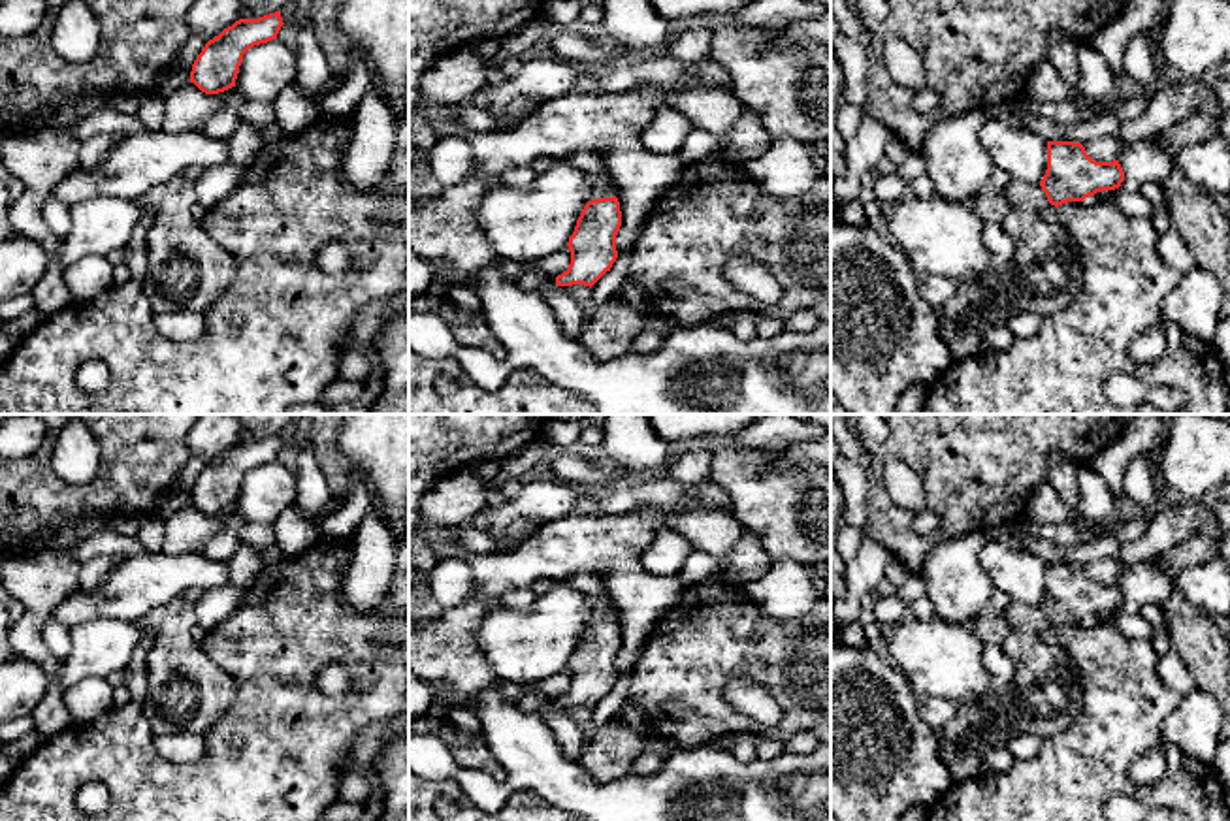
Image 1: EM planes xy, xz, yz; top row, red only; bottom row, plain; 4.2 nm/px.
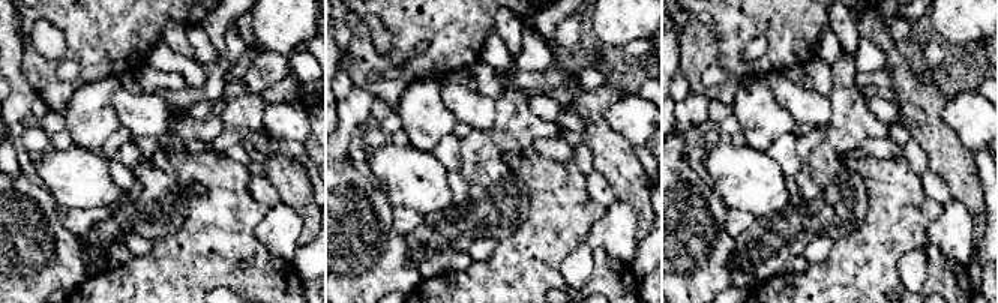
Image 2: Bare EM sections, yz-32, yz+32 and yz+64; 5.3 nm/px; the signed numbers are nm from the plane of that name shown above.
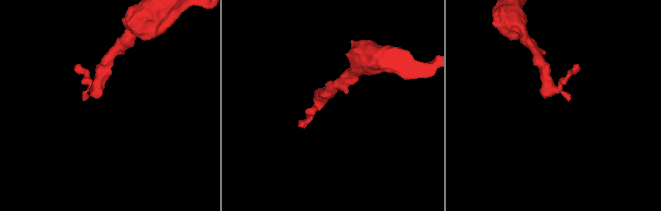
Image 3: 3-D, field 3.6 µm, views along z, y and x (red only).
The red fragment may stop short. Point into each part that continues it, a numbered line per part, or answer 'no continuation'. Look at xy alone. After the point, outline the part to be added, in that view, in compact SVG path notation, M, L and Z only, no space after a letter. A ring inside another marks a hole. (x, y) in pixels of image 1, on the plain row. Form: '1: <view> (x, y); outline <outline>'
no continuation

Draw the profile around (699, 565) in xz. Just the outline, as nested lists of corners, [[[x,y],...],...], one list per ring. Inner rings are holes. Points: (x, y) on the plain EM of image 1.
[[[699,548],[689,552],[678,574],[682,586],[697,586],[716,578],[721,578],[718,557]]]

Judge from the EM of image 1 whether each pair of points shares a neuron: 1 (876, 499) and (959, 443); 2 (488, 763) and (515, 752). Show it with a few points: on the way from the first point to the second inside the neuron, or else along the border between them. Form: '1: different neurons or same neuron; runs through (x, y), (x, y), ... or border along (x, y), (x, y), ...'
1: same neuron; runs through (876, 469), (876, 460), (891, 445), (929, 443)
2: different neurons; border along (481, 737), (507, 780)

